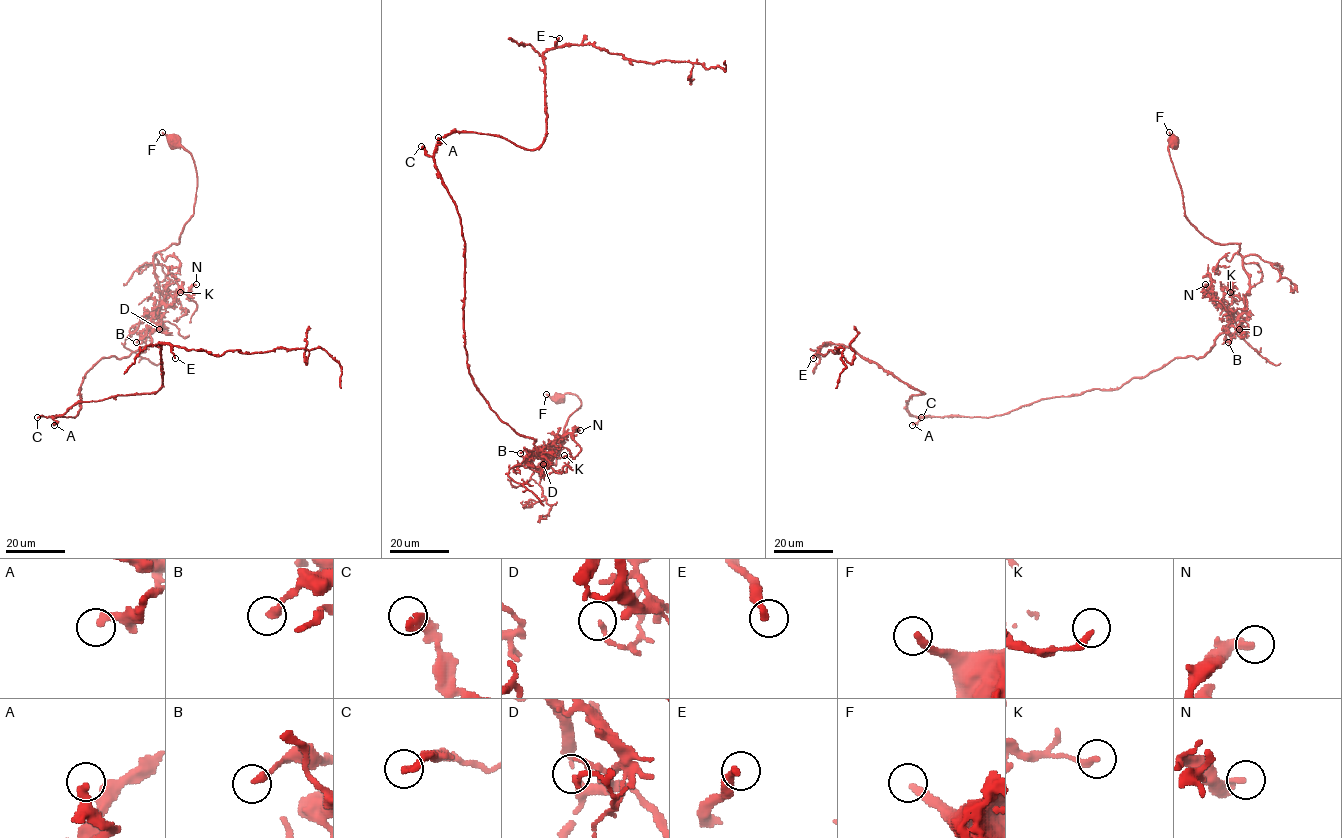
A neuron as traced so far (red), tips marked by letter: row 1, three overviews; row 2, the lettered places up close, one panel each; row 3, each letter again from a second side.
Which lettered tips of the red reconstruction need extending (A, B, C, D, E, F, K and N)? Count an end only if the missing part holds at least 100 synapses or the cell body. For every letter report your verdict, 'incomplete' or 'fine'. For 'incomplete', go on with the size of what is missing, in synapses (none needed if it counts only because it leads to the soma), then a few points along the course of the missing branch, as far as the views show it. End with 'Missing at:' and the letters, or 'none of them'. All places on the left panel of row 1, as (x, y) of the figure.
A: fine
B: fine
C: fine
D: fine
E: incomplete | 180 syn | (175, 358), (183, 368), (194, 370), (234, 353), (305, 380), (336, 372), (344, 356), (331, 362)
F: fine
K: fine
N: fine
Missing at: E

